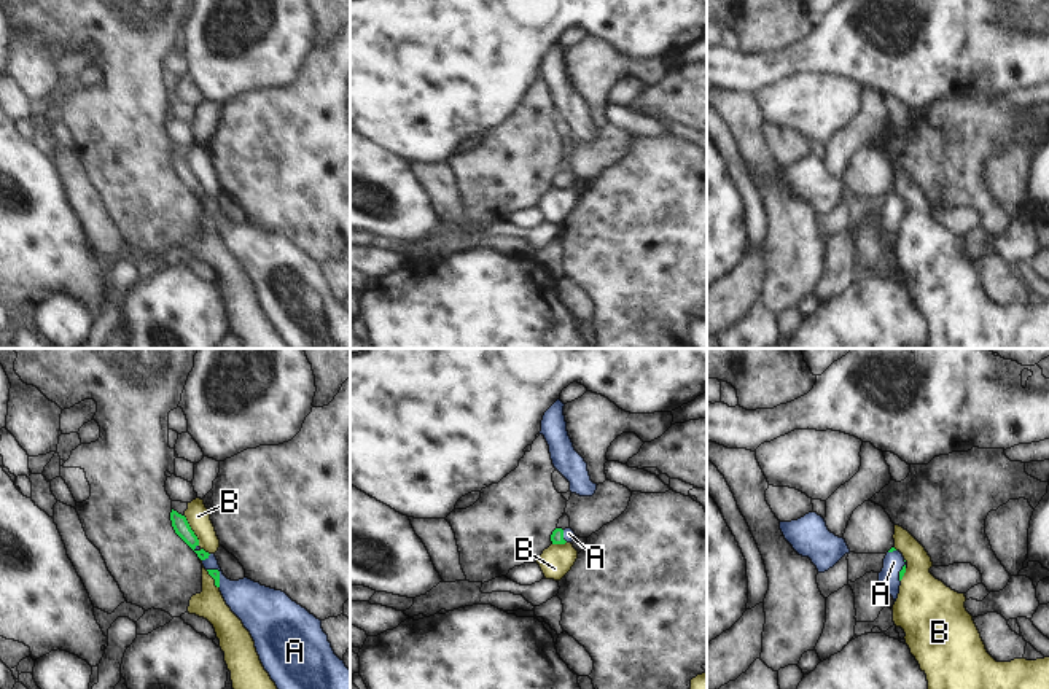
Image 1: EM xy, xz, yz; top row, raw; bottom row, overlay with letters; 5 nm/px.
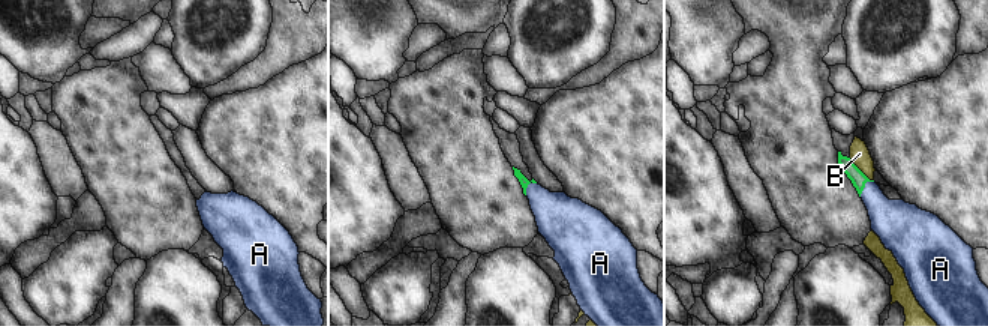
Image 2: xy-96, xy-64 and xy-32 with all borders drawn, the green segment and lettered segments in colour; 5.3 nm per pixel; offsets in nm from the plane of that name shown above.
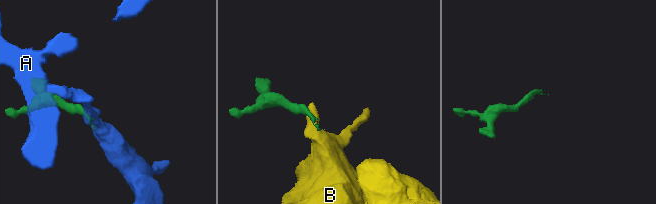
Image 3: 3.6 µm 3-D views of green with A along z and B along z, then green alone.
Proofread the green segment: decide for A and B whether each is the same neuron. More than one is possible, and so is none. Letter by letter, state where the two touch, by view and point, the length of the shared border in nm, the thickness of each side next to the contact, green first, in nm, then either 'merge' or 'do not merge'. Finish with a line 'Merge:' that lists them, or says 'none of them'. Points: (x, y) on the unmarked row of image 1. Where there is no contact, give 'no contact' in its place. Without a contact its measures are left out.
A: xy (206, 201) | 60 nm | 80/140 nm | merge
B: xy (191, 174) | 170 nm | 80/120 nm | do not merge
Merge: A

